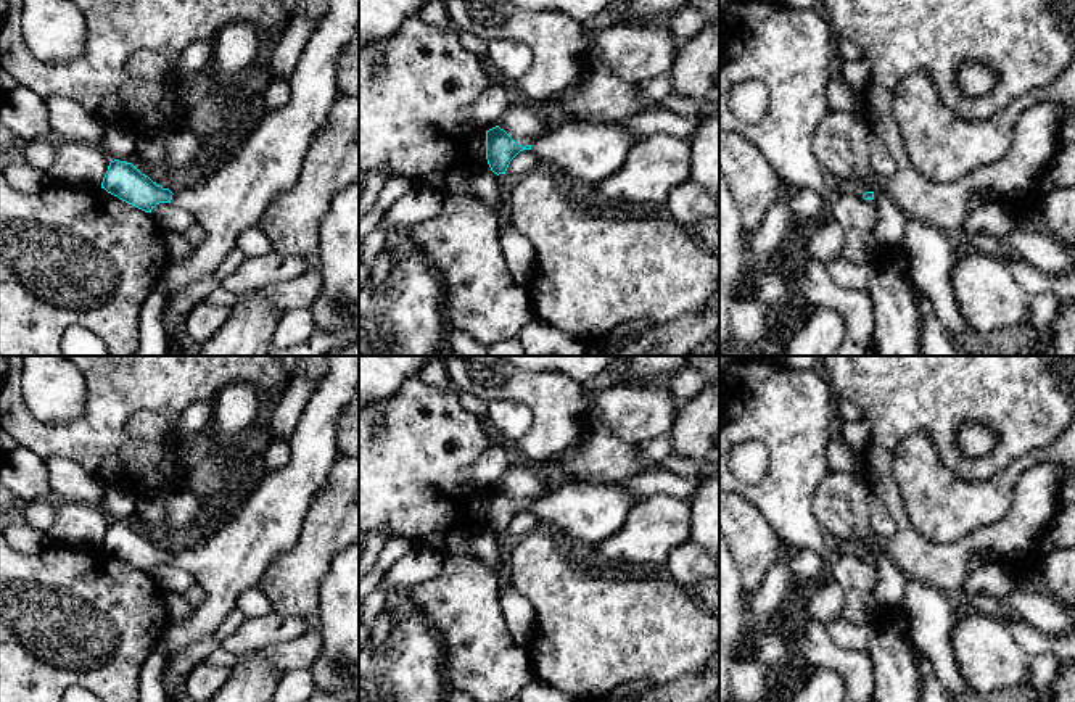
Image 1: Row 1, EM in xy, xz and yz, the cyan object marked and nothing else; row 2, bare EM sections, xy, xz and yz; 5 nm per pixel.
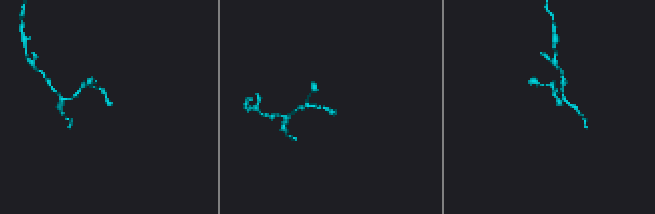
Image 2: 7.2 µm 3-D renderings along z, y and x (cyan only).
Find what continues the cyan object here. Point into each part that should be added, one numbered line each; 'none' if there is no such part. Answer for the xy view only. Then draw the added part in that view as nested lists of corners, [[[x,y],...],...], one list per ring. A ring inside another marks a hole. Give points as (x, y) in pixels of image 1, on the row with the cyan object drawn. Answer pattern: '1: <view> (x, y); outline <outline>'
1: xy (235, 198); outline [[[327,0],[327,14],[315,26],[293,74],[288,77],[290,100],[280,109],[269,111],[241,150],[206,182],[175,192],[171,203],[193,214],[206,233],[190,256],[169,262],[166,304],[203,277],[216,274],[225,256],[237,246],[238,235],[256,227],[272,200],[294,187],[306,153],[315,134],[323,127],[340,93],[338,58],[359,29],[359,0]]]

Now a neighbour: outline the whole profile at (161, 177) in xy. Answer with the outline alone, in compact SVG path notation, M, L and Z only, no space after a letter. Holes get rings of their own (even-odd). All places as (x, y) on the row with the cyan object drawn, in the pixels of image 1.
M130 161L142 174L148 176L153 182L161 185L163 188L169 188L171 184L171 174L166 171L150 171L143 164L137 161Z

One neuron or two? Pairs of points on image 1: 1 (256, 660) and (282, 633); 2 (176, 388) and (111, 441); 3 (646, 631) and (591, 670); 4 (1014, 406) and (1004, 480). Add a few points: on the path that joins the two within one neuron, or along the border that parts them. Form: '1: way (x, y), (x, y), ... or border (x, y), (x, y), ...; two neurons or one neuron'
1: border (263, 648), (243, 652), (238, 657); two neurons
2: way (155, 388), (145, 388), (113, 421); one neuron
3: way (633, 631), (604, 657); one neuron
4: border (1038, 446), (1017, 456), (992, 477), (971, 482); two neurons

